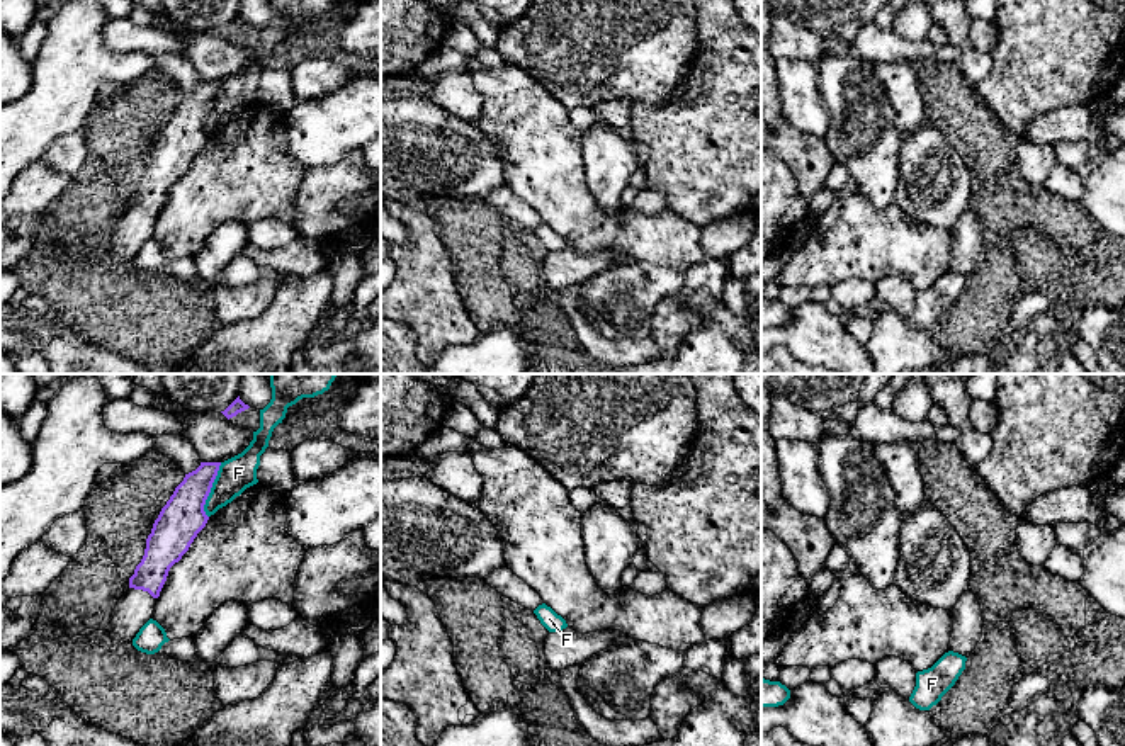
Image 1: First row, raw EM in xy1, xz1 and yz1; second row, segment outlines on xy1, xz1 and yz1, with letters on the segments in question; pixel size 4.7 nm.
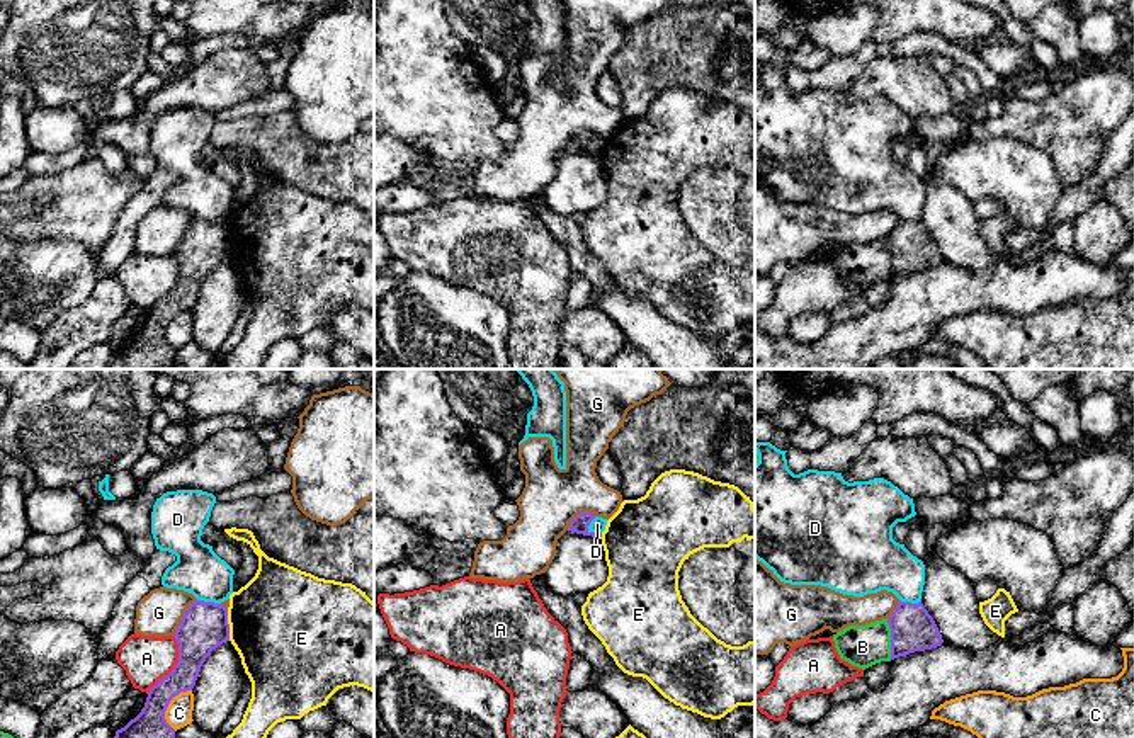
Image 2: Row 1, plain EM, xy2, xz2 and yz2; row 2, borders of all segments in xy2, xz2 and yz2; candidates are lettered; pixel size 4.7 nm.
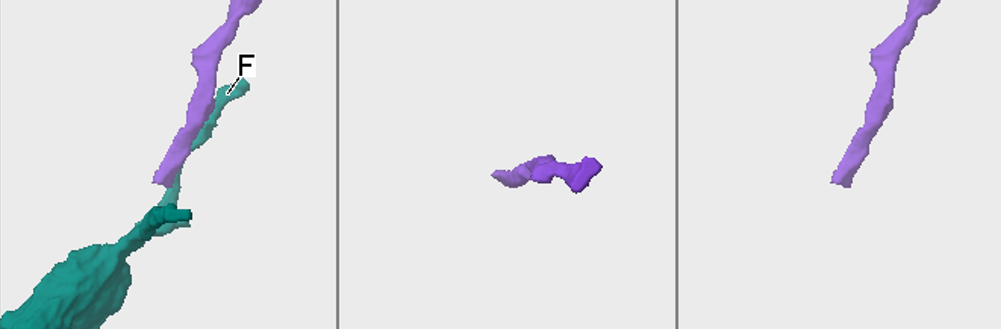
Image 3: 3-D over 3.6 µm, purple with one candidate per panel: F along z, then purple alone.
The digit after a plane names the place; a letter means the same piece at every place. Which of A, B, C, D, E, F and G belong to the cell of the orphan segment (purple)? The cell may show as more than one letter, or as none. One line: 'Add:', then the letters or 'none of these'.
Add: none of these

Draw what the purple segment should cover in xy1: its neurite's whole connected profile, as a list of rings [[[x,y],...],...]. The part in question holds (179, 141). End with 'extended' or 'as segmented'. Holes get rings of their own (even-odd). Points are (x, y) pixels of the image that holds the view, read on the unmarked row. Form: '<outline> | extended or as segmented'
[[[201,82],[175,107],[153,143],[144,175],[129,197],[129,209],[119,218],[104,255],[133,262],[139,248],[153,236],[170,187],[182,178],[209,139],[204,124],[219,85],[221,82]]] | extended

